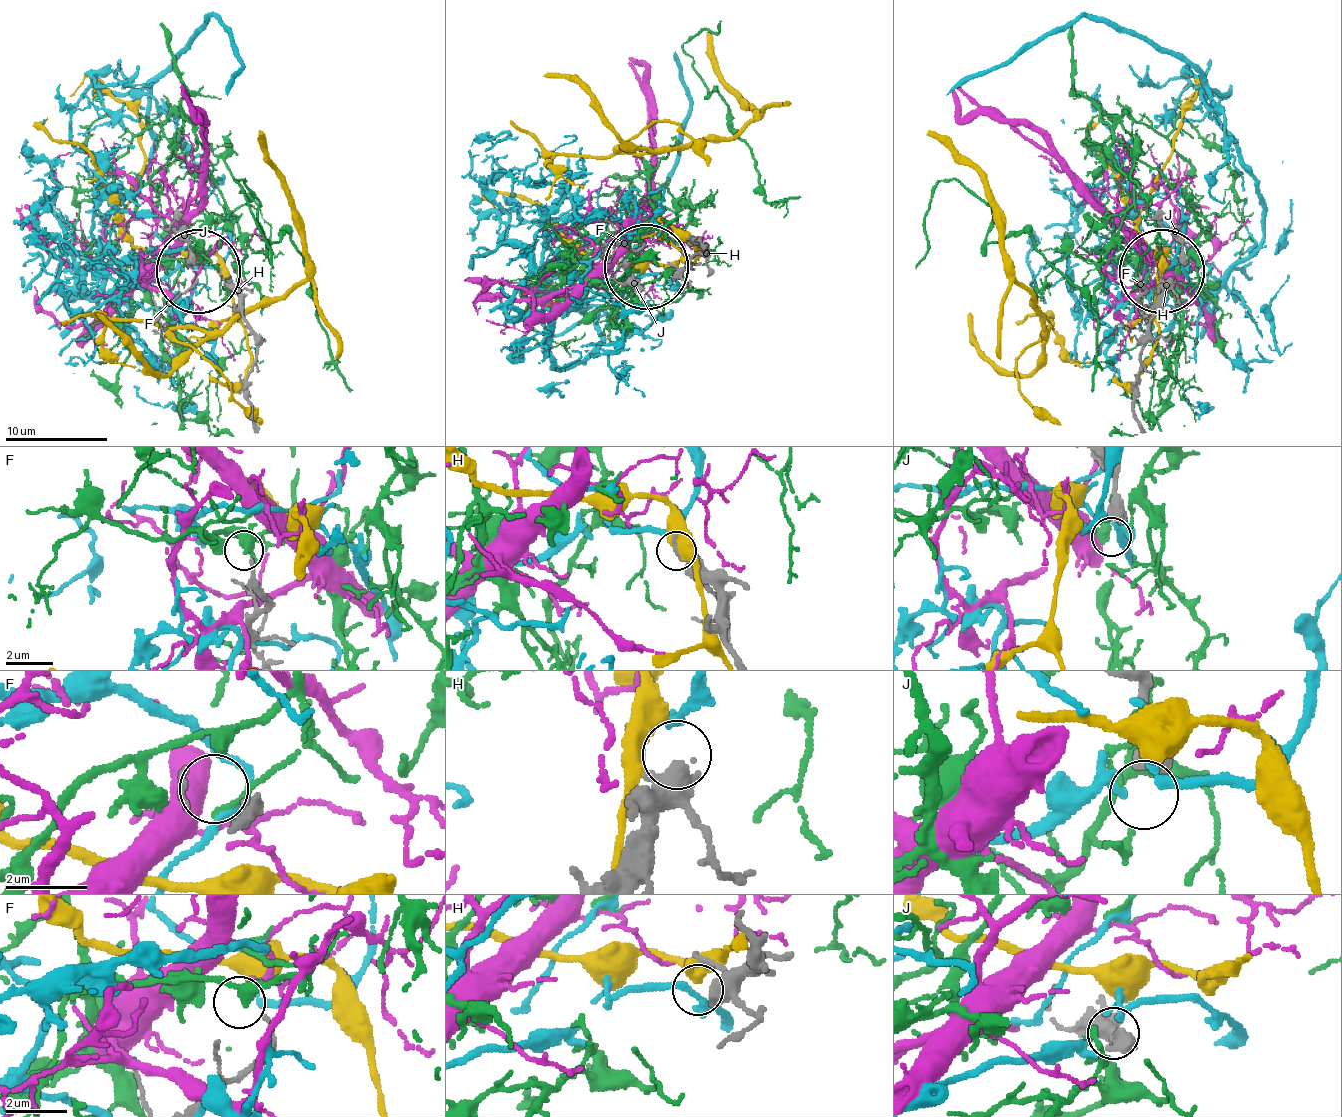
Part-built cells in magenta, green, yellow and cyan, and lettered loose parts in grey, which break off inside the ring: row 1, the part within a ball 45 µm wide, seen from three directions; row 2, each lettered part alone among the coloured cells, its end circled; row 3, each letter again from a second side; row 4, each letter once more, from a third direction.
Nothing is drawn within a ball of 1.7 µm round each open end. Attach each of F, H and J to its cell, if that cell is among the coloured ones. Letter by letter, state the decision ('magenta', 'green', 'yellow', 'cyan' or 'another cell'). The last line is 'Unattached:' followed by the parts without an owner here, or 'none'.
F: green
H: cyan
J: another cell
Unattached: J

